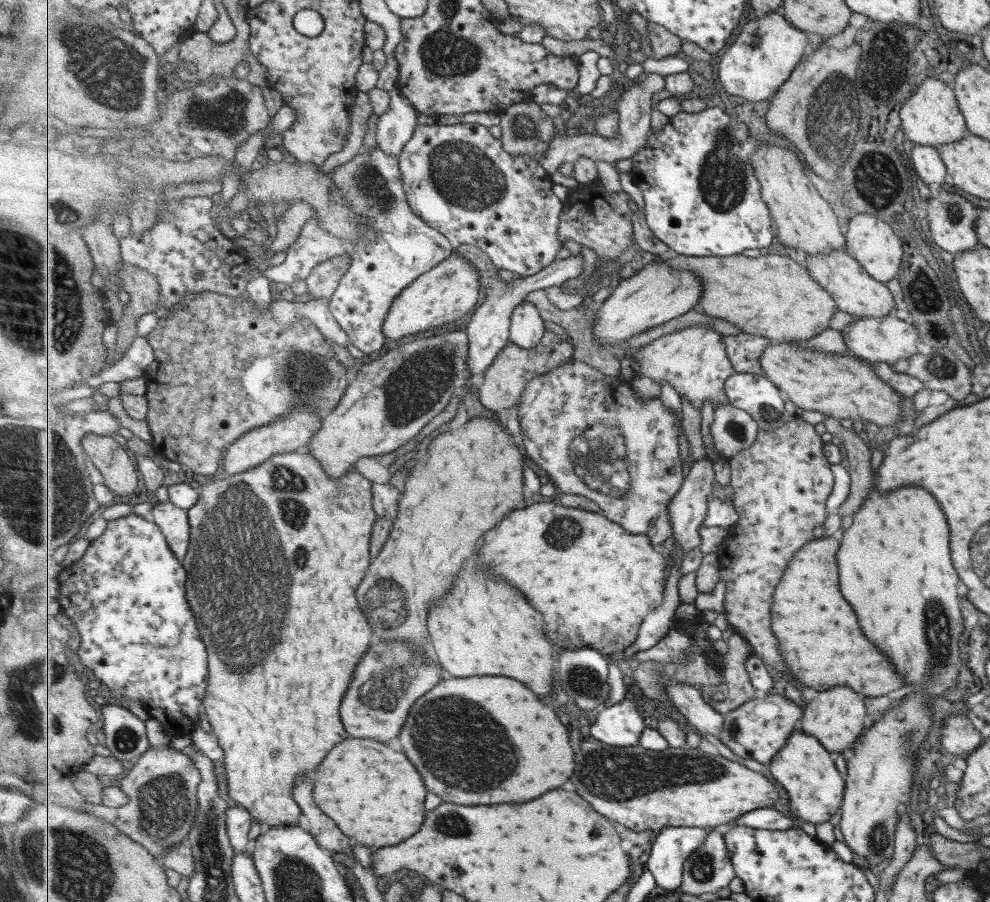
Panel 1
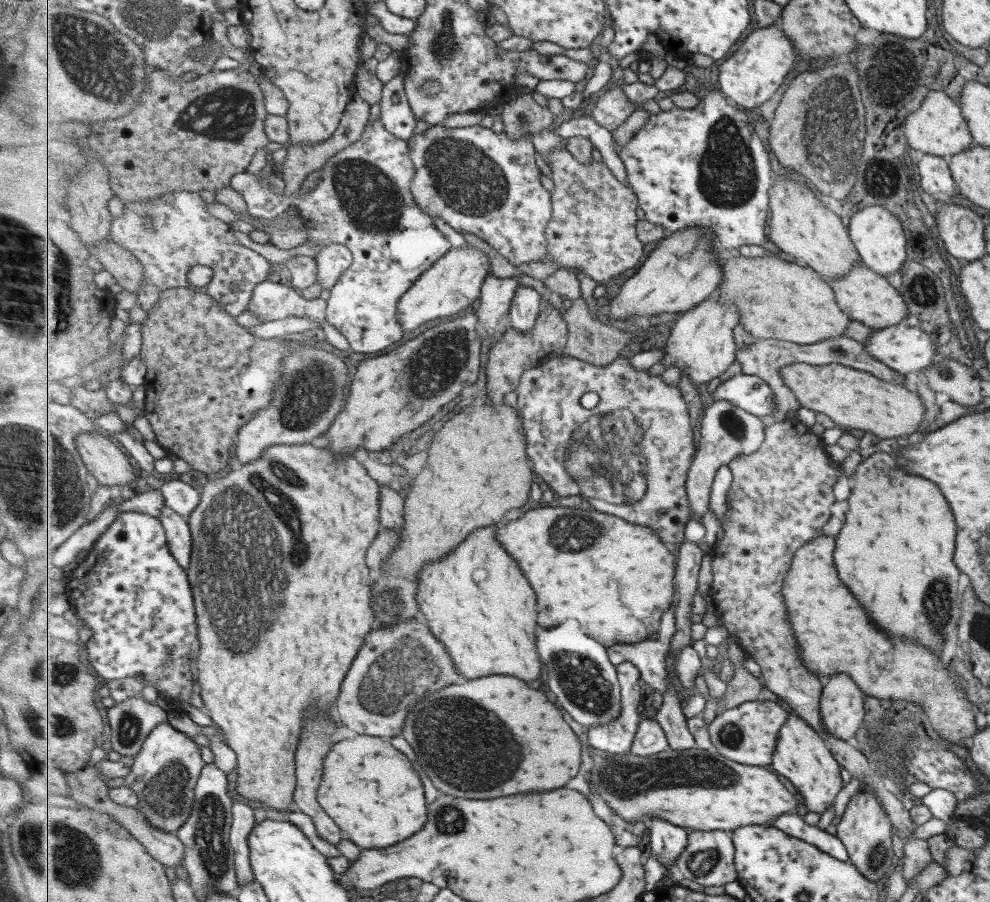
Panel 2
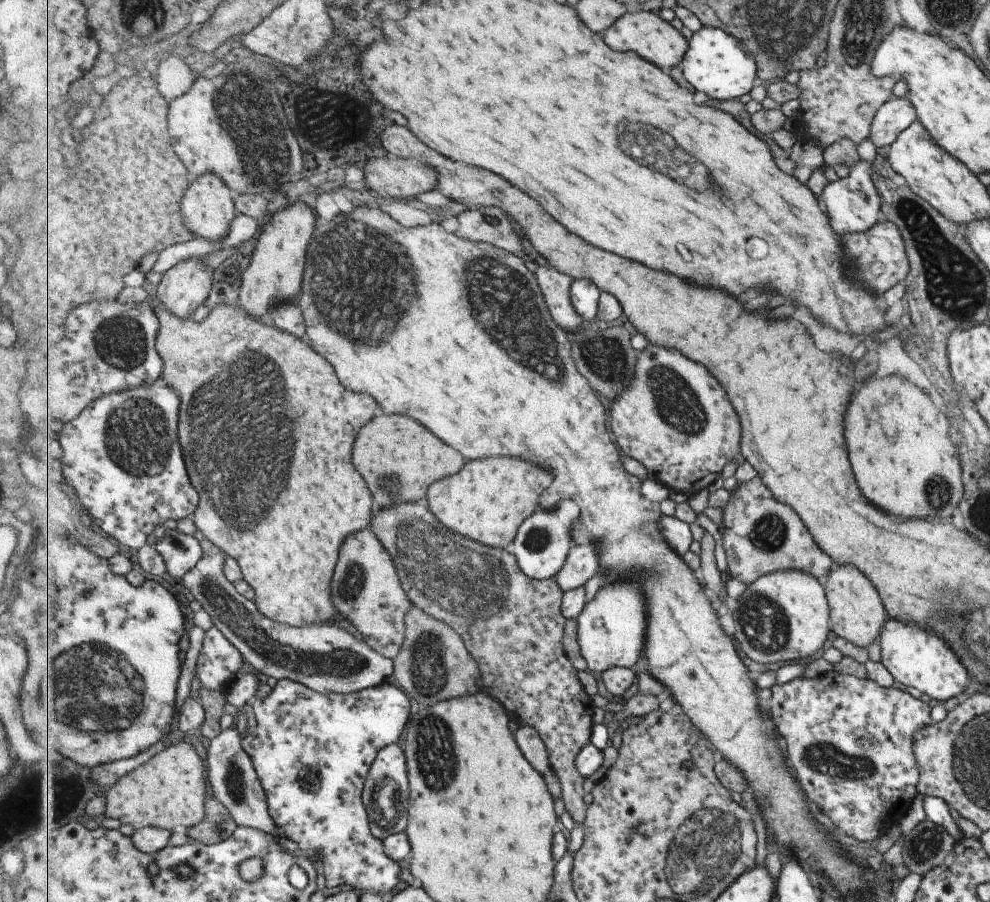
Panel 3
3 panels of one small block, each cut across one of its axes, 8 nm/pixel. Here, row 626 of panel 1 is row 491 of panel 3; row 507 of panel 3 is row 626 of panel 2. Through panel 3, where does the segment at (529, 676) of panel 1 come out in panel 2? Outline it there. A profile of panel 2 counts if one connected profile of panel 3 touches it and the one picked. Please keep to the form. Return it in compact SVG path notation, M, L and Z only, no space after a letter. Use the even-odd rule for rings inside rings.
M481 528L469 536L469 540L465 540L457 552L427 564L420 574L418 605L433 634L449 648L453 662L464 678L509 674L533 682L543 672L543 661L537 649L537 594L517 562L495 540L495 532L495 528Z

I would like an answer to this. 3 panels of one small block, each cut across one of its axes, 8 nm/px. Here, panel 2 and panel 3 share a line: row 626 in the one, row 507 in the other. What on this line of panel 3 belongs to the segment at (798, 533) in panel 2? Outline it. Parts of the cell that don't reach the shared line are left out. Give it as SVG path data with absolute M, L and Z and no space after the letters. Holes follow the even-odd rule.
M759 476L751 482L740 483L732 491L720 530L724 538L729 577L747 586L764 574L780 570L799 569L815 578L824 578L831 568L831 559L817 548L799 514L789 504L775 500Z

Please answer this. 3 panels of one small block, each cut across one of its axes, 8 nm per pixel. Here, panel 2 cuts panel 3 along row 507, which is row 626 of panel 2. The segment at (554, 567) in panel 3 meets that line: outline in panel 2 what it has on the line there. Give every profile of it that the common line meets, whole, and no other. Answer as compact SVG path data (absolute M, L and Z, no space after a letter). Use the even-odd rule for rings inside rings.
M565 622L553 630L537 632L537 649L549 672L549 686L557 694L561 706L585 726L615 721L623 711L619 672L612 663L608 647L579 630L579 624Z

